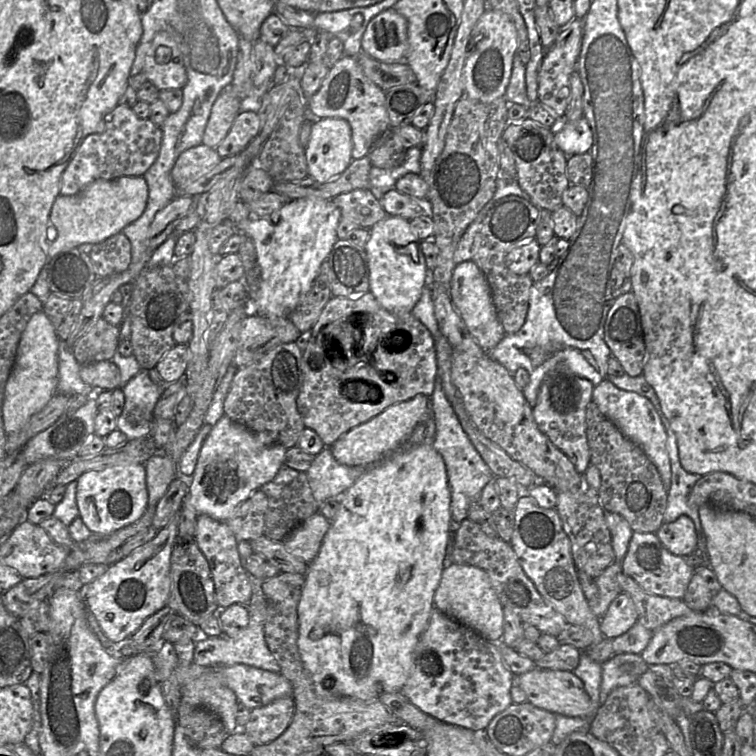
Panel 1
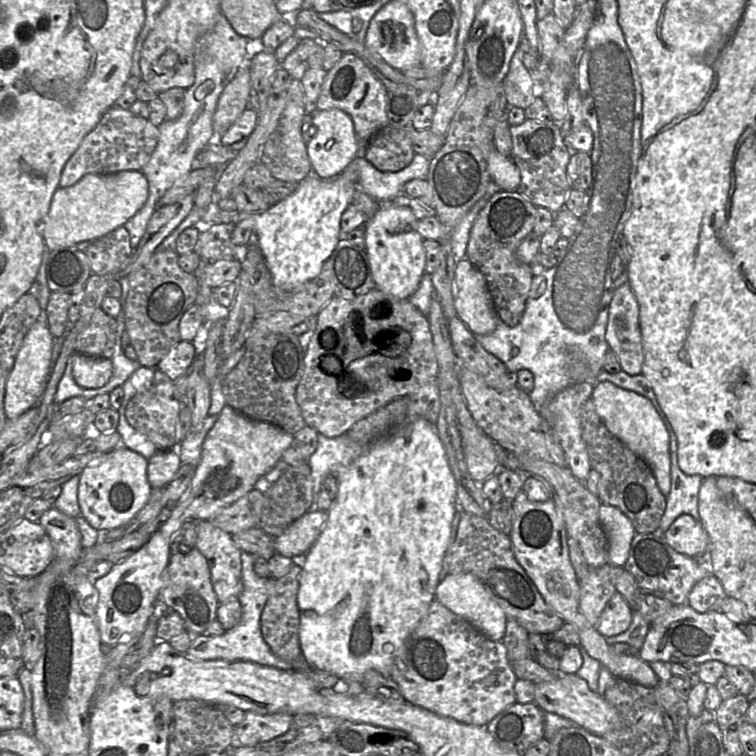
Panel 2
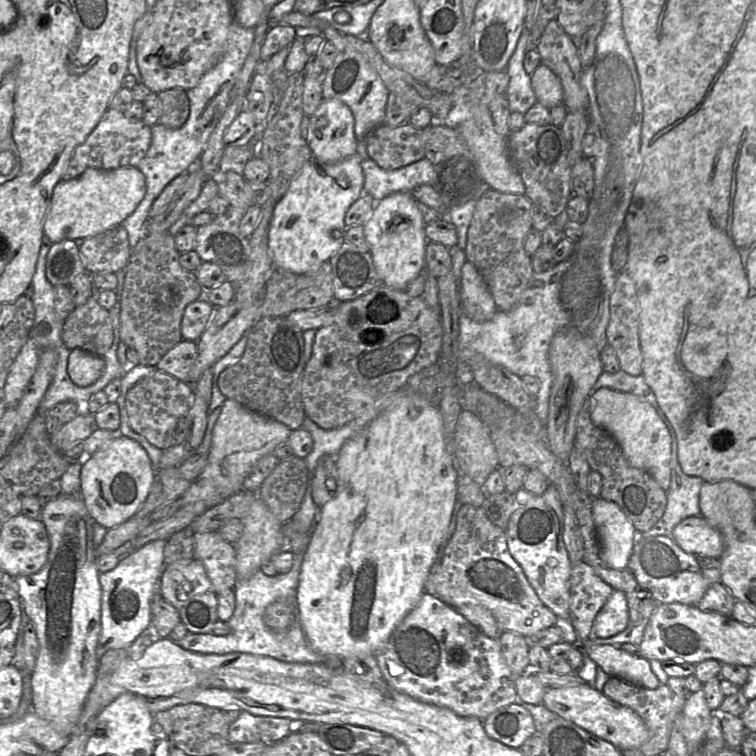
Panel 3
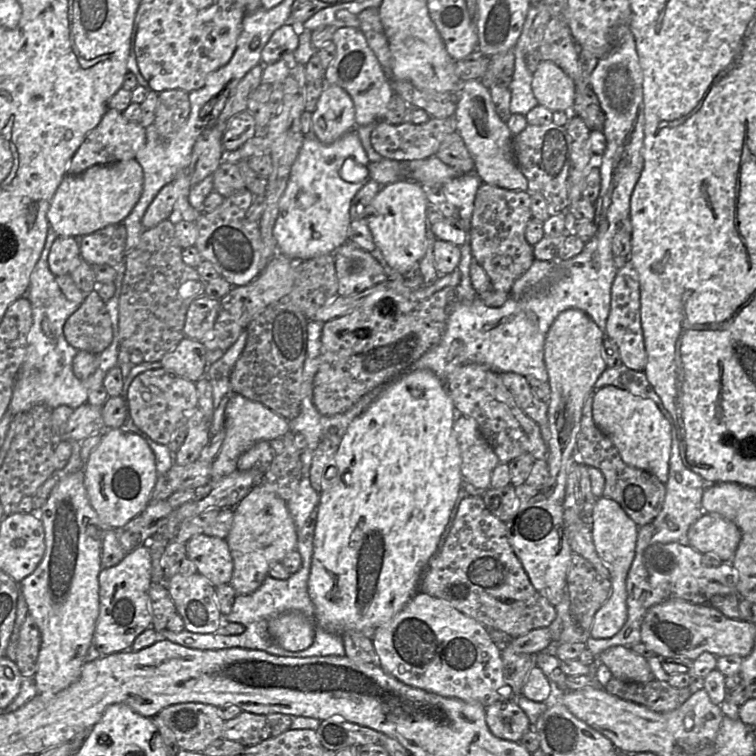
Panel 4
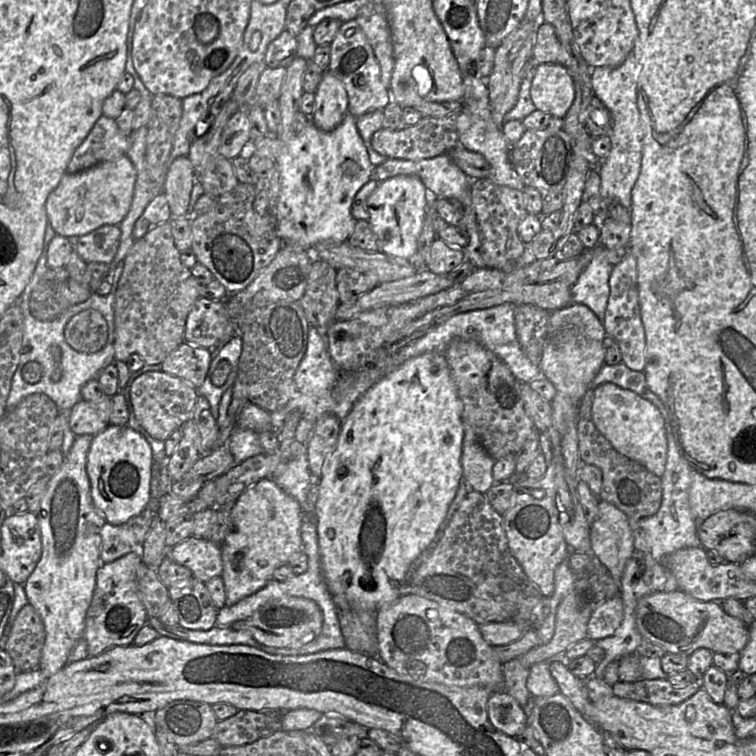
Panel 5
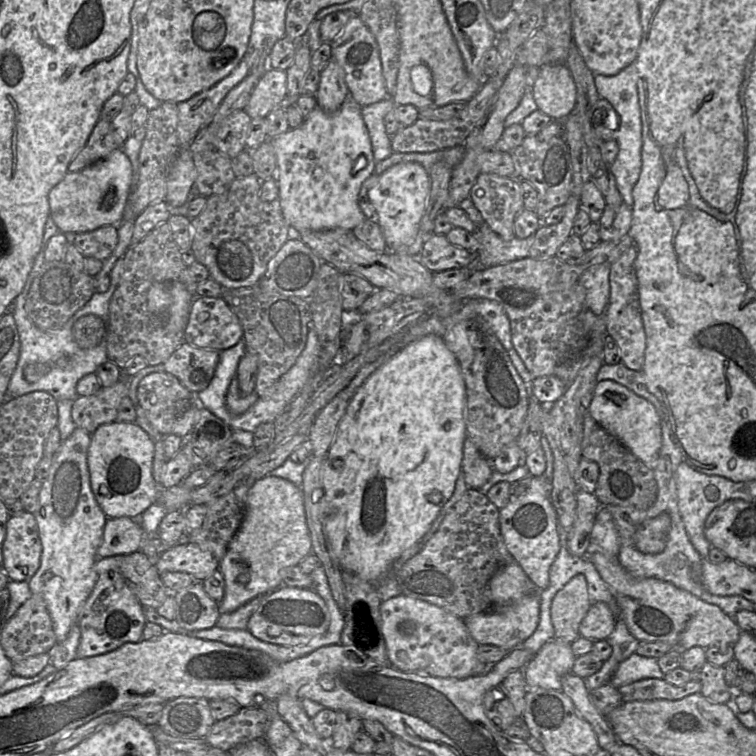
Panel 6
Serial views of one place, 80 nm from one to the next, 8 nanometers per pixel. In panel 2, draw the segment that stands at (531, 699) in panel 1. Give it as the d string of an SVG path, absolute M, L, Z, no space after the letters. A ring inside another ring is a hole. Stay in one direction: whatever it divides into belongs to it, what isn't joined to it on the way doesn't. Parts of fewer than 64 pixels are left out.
M559 674L552 681L537 683L534 703L543 712L554 713L572 720L579 727L600 737L611 731L620 720L616 708L610 705L603 696L592 691L587 682L576 674Z

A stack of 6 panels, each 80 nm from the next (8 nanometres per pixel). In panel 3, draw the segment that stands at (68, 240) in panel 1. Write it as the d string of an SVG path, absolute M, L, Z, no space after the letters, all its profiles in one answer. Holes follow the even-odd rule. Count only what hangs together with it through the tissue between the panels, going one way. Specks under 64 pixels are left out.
M133 166L113 170L88 168L69 181L54 186L43 223L43 235L50 242L85 240L120 225L139 205L146 193L144 174Z

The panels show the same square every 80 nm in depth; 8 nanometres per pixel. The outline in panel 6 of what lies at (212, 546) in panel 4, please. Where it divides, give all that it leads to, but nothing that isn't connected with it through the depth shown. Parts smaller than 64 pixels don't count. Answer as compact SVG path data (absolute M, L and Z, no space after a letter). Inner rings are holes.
M178 543L163 552L155 563L159 574L186 572L195 581L203 581L219 568L220 561L195 543Z

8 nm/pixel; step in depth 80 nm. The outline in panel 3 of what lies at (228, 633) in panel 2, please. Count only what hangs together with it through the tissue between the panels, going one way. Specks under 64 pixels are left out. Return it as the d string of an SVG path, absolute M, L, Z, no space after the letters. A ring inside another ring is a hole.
M295 553L291 570L284 574L268 576L257 570L249 578L237 578L235 592L235 609L228 620L229 634L225 636L213 633L188 632L178 645L186 650L202 654L227 654L230 652L250 653L272 657L284 662L320 663L332 668L342 668L343 659L334 655L321 655L313 651L305 637L297 612L297 587L304 553ZM275 601L295 603L295 621L283 632L273 632L264 623L266 607Z

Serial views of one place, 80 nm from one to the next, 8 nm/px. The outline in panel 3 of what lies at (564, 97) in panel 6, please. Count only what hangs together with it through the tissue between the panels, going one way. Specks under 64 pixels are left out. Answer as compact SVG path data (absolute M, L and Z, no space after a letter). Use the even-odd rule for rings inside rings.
M540 63L531 75L537 101L546 108L564 104L564 93L558 76L544 63Z

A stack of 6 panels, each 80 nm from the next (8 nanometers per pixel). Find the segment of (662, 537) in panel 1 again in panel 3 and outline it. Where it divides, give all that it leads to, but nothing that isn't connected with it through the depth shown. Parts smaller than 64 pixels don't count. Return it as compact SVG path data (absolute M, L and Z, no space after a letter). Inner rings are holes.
M701 515L683 519L674 527L671 537L685 552L693 555L720 558L724 551L721 533Z

